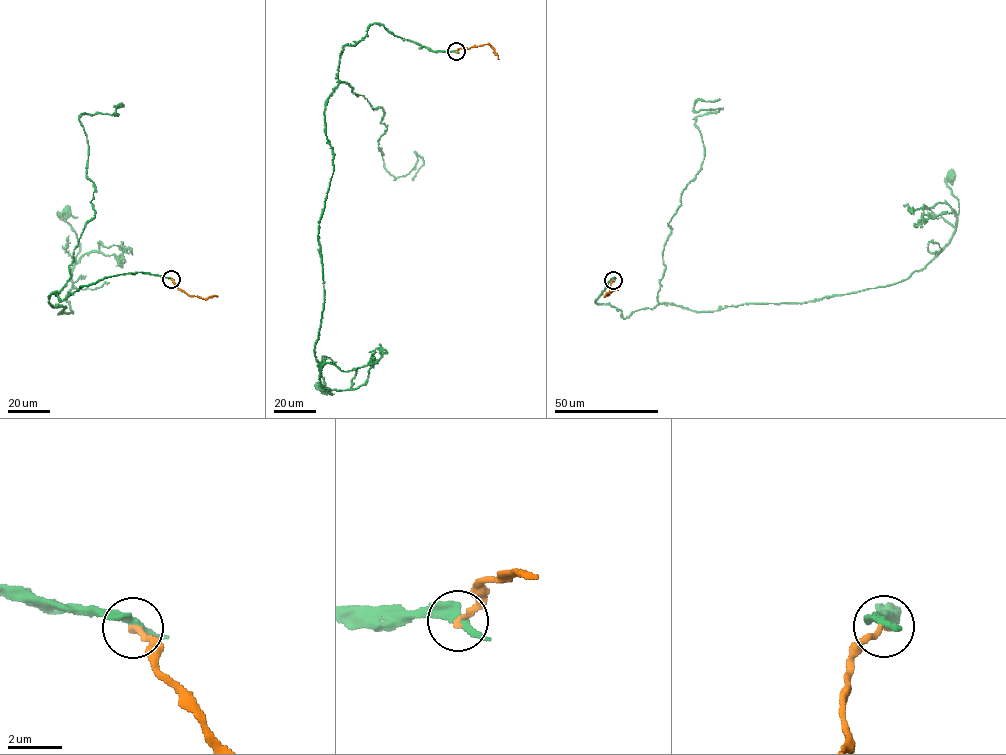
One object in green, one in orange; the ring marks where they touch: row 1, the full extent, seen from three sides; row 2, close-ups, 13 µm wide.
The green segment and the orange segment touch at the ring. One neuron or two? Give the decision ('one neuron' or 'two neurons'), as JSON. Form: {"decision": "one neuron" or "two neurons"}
{"decision": "two neurons"}

